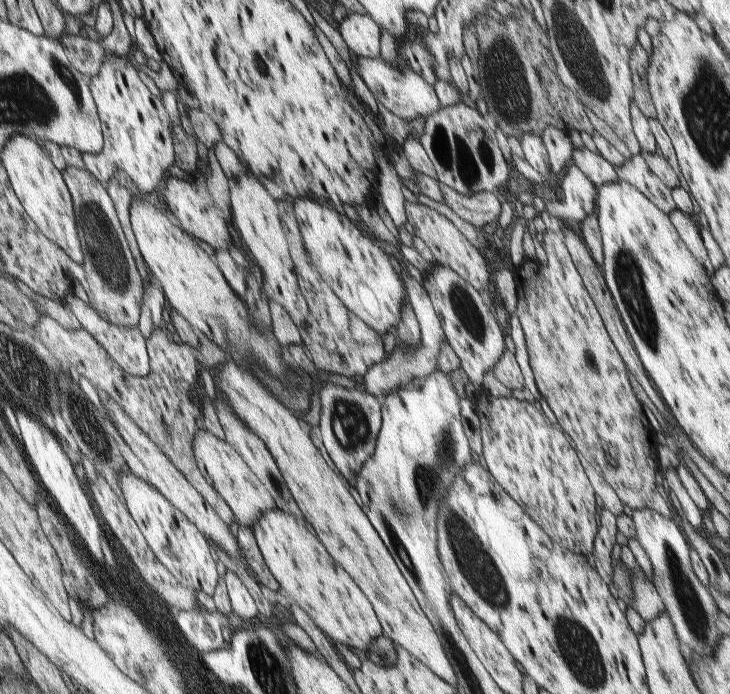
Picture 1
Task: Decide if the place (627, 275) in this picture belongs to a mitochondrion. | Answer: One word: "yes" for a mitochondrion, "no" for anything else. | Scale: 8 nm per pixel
yes

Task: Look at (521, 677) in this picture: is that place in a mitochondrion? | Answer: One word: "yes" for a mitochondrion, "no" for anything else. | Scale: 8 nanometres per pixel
no

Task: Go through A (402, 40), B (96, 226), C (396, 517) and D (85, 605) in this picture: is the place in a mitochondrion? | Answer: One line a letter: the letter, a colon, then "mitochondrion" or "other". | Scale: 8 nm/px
A: other
B: mitochondrion
C: mitochondrion
D: other

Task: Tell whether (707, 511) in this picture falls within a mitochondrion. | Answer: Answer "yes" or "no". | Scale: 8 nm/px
no

